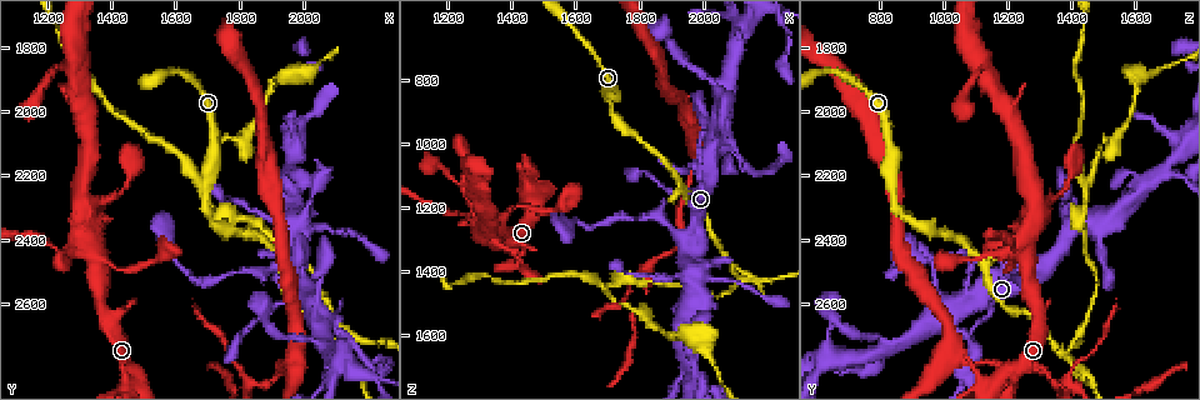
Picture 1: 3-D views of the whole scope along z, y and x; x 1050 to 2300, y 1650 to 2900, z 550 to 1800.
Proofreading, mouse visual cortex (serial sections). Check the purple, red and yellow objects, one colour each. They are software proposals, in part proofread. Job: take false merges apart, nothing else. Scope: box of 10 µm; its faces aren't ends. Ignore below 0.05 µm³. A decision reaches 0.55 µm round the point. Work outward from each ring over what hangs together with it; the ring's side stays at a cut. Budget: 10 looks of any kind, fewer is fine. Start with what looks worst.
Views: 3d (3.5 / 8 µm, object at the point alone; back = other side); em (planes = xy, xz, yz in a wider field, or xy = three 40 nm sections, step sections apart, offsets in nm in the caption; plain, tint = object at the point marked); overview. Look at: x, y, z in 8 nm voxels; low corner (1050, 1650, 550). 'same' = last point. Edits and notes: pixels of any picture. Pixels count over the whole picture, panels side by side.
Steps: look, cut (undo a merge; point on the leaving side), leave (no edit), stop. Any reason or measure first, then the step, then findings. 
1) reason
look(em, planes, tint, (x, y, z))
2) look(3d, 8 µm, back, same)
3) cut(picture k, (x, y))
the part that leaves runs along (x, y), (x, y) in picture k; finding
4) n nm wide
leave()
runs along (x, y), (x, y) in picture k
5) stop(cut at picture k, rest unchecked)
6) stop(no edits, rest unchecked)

four or more arms meet
look(3d, 3.5 µm, (1350, 2440, 1250))

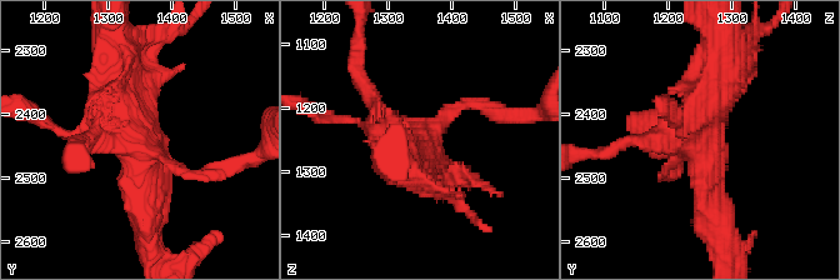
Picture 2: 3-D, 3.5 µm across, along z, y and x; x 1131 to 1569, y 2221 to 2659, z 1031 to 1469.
need the tissue
look(em, xy, step 2, tint, (1340, 2435, 1260))

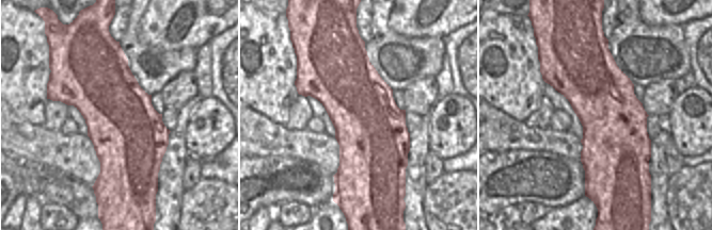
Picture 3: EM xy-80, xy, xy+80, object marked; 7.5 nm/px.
550 nm wide
leave()
runs along (145, 215), (119, 58) in picture 2; continuous, no second cell

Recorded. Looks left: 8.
thin arm on a thick one
look(em, planes, tint, (1950, 2160, 1720))

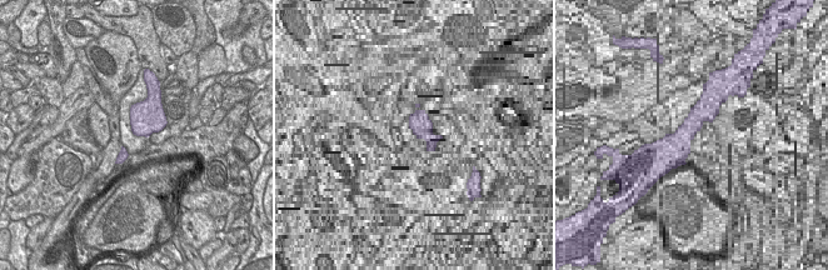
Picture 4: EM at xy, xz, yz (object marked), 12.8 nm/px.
look(3d, 3.5 µm, same)

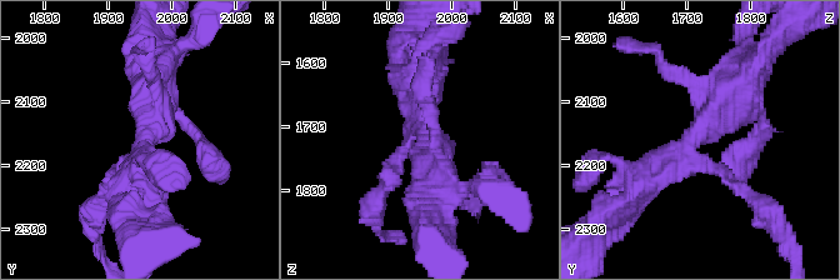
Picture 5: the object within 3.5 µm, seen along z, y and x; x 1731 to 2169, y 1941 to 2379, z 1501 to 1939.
4 arms; arms of 150, 200, 400, 450 nm
leave()
runs along (634, 191), (689, 145), (749, 73) in picture 5; all the same cell

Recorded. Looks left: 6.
a narrow waist
look(3d, 8 µm, (1790, 2500, 1240))

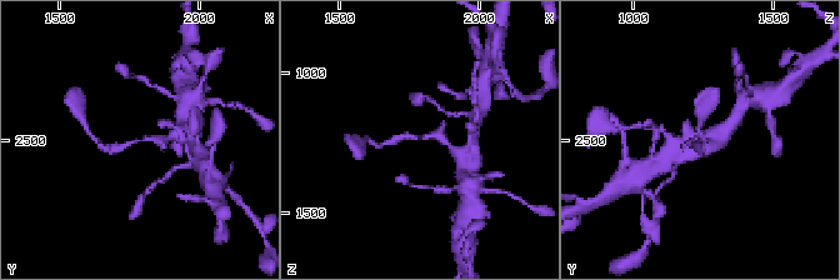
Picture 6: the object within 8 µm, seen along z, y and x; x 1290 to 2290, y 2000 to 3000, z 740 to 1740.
arms of 200, 200 nm; shape alone is not enough
look(em, planes, tint, same)

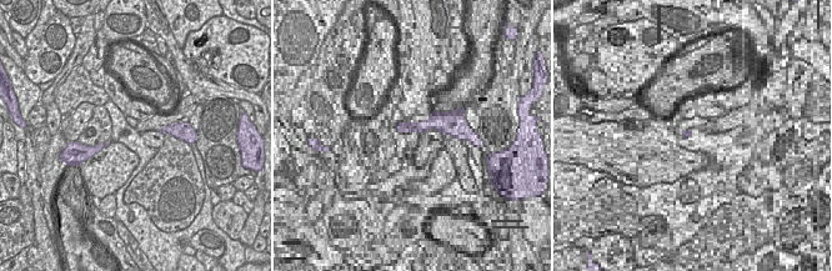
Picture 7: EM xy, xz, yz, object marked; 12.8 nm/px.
leave()
runs along (171, 136), (143, 139), (120, 149), (106, 149) in picture 6; one cell here

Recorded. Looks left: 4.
small branch off a trunk
look(3d, 3.5 µm, (2020, 2620, 1010))

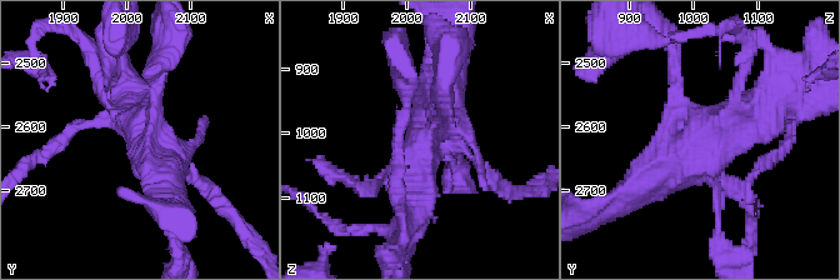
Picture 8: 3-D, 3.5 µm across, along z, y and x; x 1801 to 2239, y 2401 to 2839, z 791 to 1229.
look(em, xy, step 2, tint, (2020, 2610, 1005))

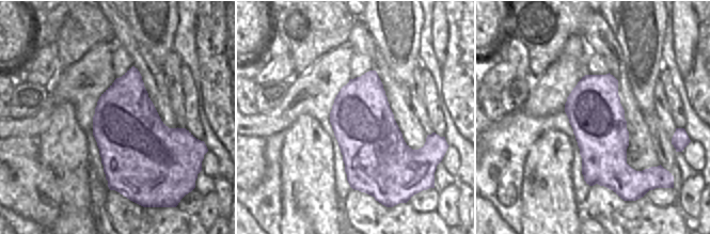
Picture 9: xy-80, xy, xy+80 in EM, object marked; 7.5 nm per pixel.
leave()
runs along (769, 100), (708, 128), (640, 185) in picture 8; continuous, no second cell

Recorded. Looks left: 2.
stop(no edits, rest unchecked)

